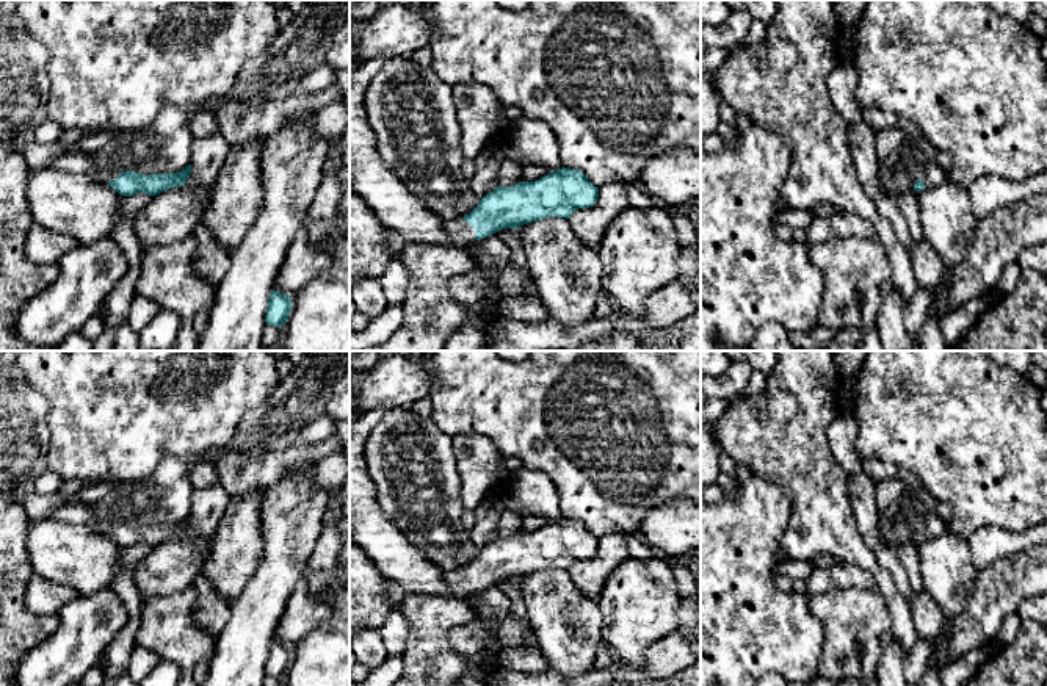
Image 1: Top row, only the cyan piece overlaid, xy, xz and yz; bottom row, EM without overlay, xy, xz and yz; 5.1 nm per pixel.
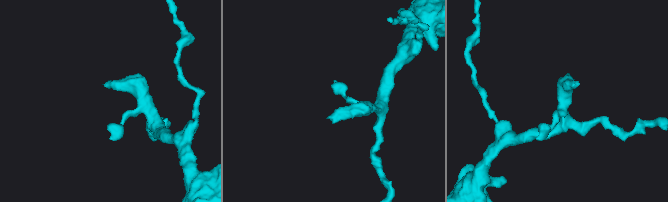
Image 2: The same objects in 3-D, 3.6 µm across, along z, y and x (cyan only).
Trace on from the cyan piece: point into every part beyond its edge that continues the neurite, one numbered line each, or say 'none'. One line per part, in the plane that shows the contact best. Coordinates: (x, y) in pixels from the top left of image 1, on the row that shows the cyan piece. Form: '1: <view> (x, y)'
1: xz (461, 232)

